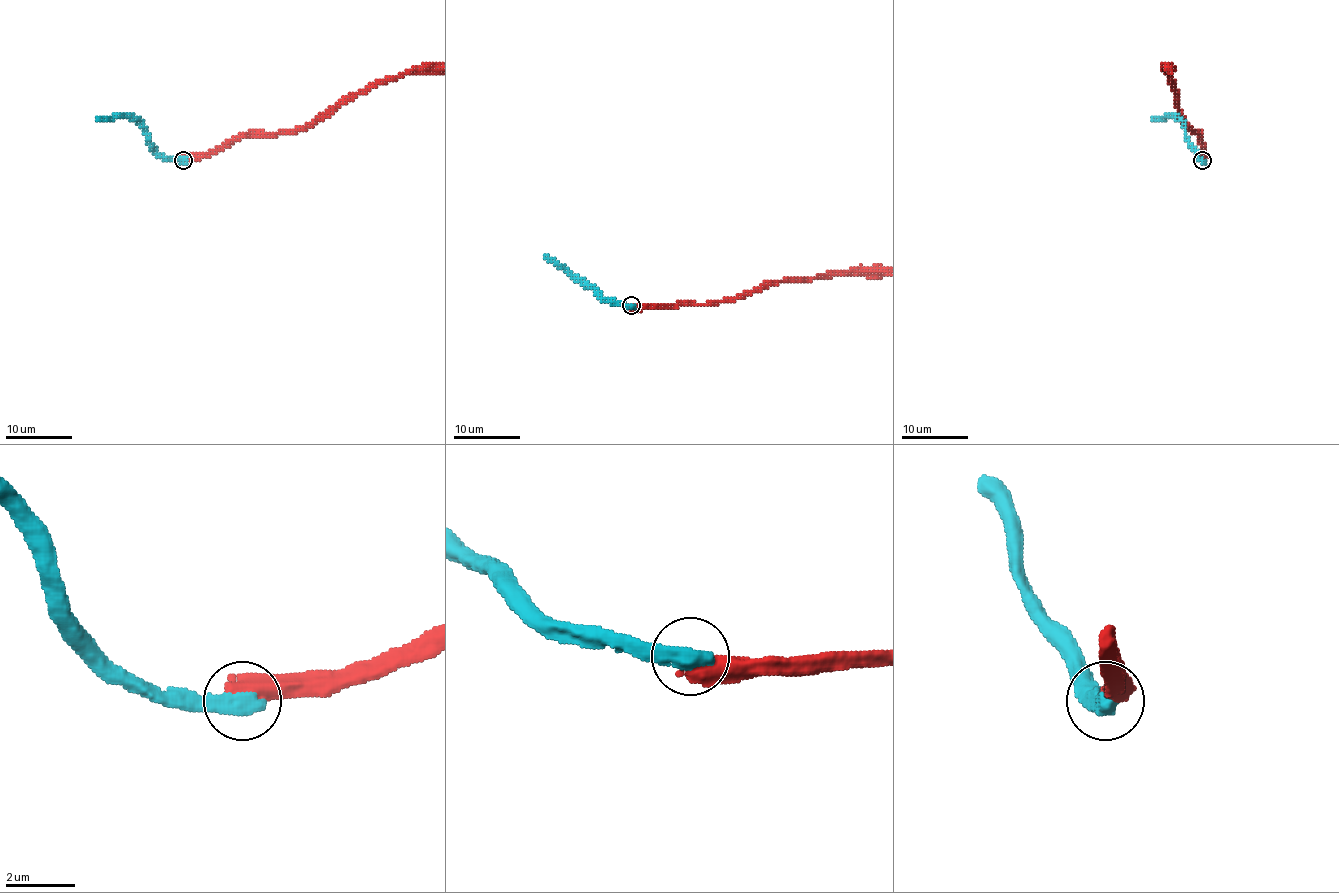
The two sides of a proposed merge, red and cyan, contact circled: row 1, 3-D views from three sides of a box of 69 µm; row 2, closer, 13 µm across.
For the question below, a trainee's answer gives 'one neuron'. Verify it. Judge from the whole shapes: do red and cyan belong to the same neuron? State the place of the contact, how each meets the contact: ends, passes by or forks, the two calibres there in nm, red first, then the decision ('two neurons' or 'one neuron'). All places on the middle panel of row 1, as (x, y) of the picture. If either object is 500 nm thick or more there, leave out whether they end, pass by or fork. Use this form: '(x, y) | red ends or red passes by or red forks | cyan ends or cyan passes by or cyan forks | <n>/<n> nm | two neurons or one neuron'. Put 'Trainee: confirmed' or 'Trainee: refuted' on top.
Trainee: refuted
(631, 305) | 650/550 nm | two neurons

